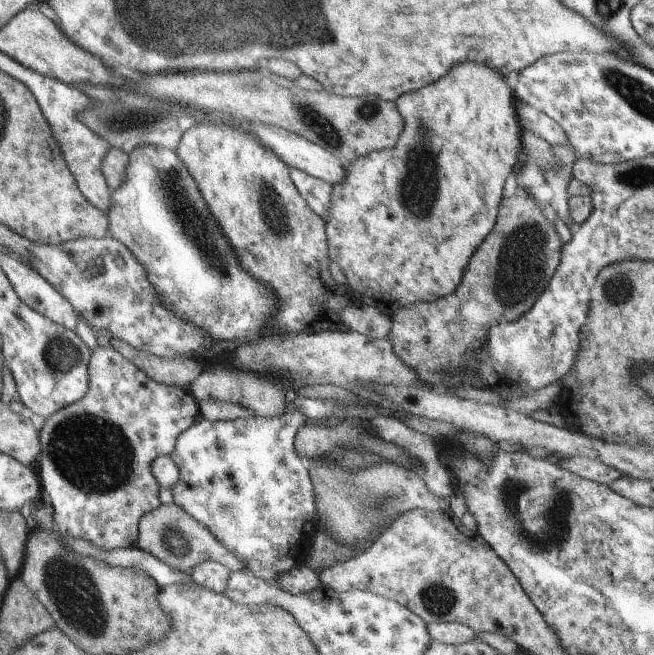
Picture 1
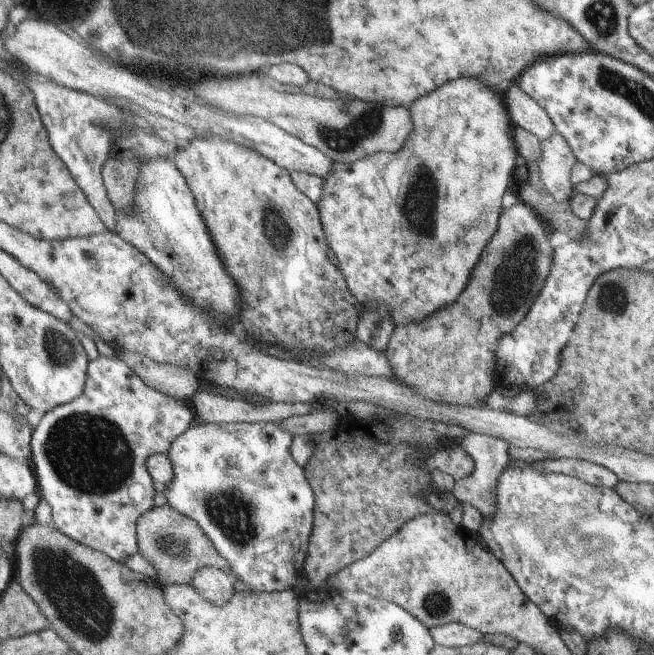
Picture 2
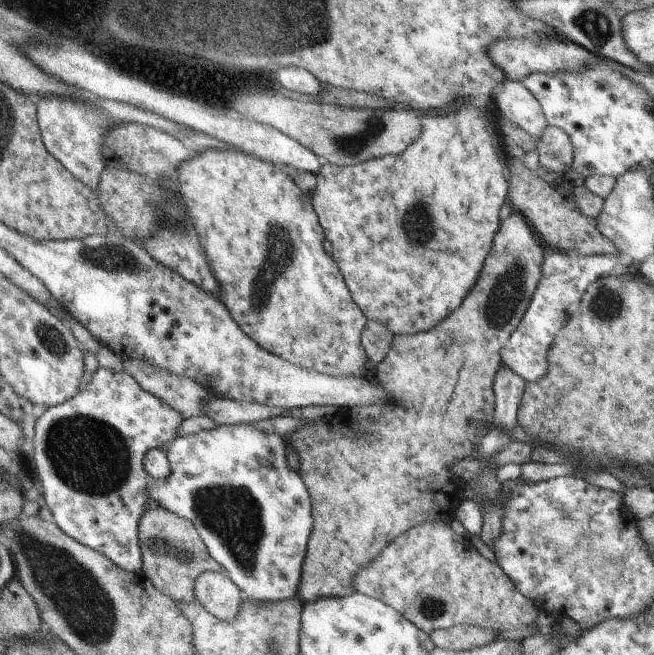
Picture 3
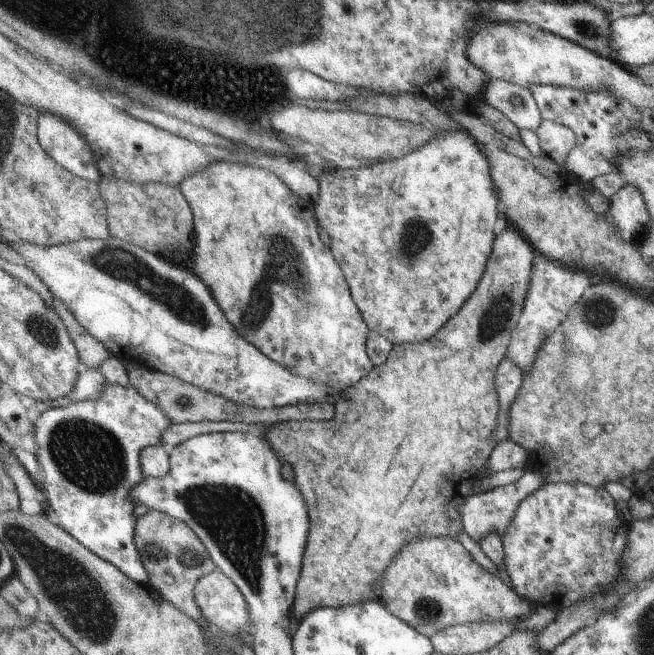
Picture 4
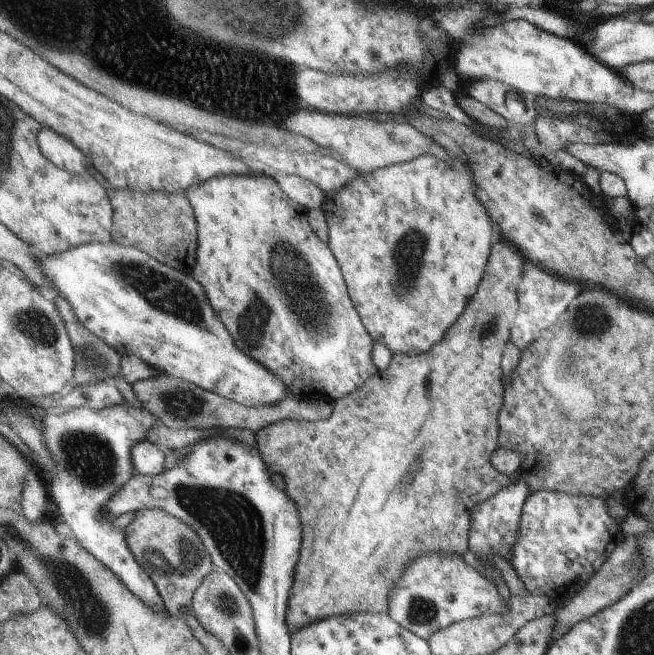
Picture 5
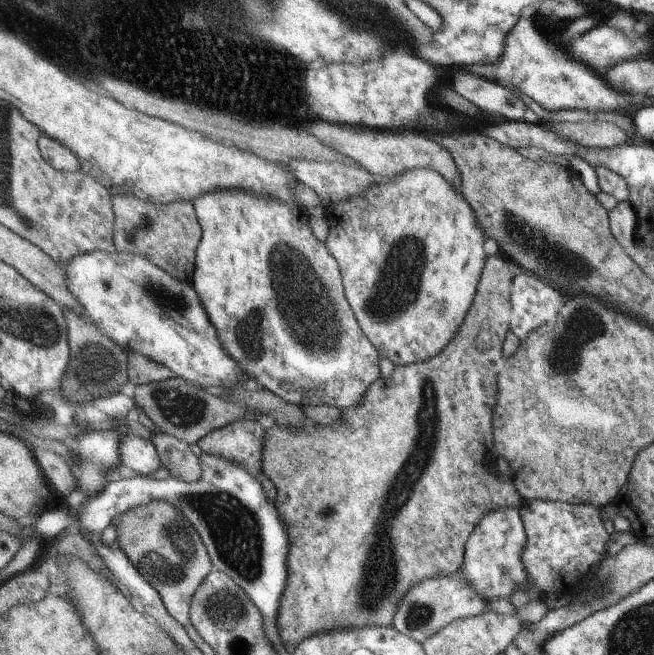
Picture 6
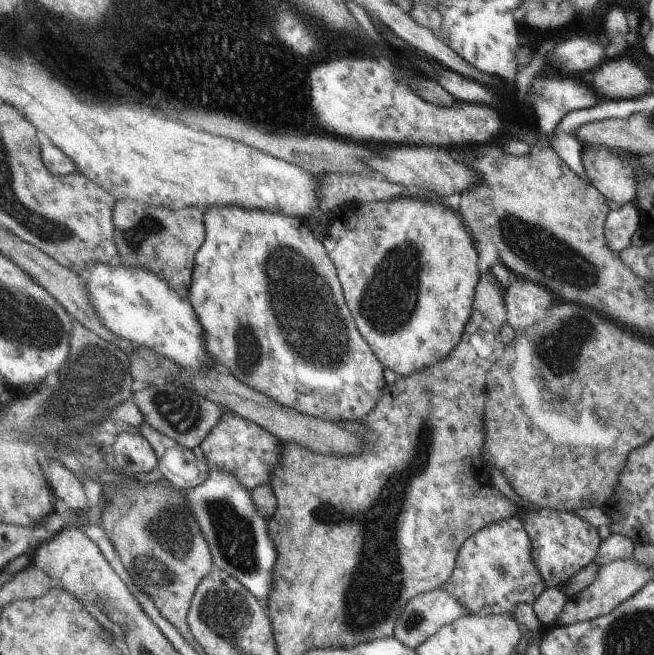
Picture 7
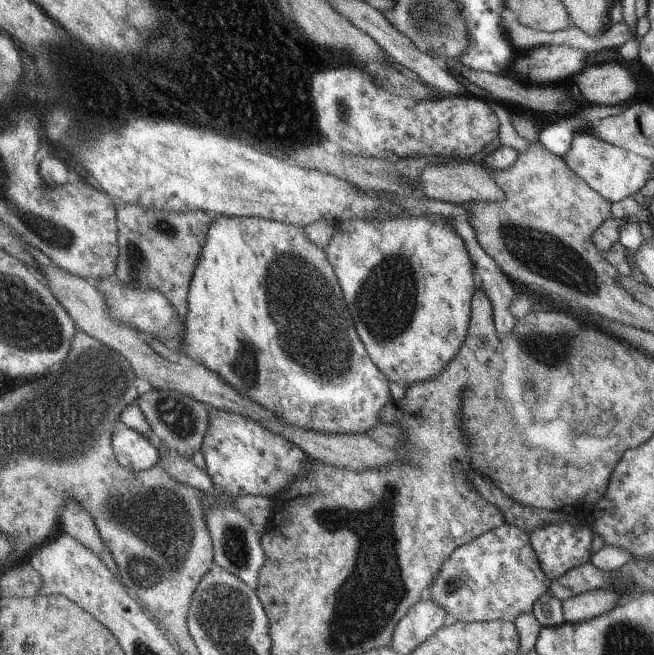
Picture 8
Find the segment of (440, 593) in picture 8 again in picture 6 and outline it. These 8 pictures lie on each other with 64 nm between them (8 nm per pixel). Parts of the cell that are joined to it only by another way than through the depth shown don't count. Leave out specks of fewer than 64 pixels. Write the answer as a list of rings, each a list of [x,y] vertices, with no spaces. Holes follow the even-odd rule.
[[[495,508],[487,512],[487,516],[483,516],[466,540],[466,554],[458,569],[461,578],[467,580],[471,588],[487,600],[487,604],[490,604],[492,598],[509,600],[516,587],[522,587],[528,596],[536,597],[531,590],[530,576],[522,562],[527,539],[518,508]]]

